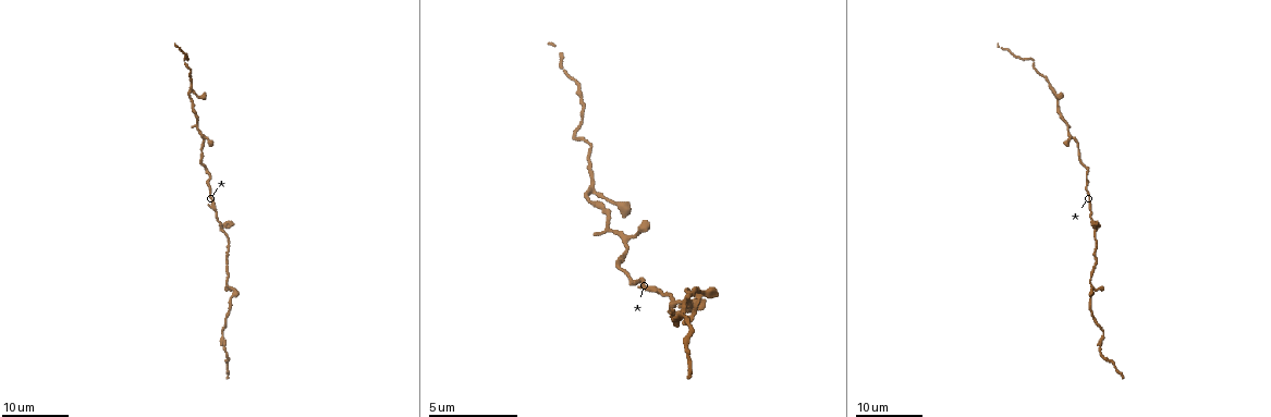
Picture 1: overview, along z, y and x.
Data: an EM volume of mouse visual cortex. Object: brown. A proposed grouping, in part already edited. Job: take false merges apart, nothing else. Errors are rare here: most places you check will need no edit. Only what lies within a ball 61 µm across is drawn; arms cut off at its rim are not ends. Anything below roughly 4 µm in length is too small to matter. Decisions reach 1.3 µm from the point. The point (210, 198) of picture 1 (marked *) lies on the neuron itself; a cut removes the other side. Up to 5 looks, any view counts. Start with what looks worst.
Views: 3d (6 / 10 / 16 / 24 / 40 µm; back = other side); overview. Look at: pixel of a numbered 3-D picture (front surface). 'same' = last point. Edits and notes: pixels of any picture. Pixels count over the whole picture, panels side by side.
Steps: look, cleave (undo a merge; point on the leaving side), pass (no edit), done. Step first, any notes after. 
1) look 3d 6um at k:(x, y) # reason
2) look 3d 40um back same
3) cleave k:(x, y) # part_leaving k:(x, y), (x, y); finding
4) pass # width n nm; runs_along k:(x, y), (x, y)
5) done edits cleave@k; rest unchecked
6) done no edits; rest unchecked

look 3d 16um at 1:(229, 284) # calibre changes

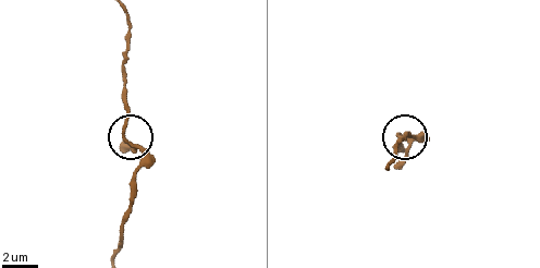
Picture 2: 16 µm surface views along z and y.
look 3d 6um at 2:(132, 143) # zoom in

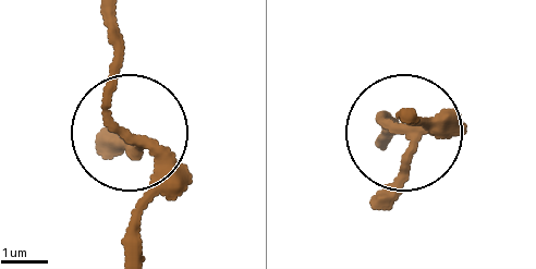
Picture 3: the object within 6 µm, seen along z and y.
pass # arms 3; runs_along 3:(112, 15), (112, 109), (159, 180), (136, 227), (139, 249); continuous, no second neuron

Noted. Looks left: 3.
look 3d 24um at 1:(607, 223) # side arm on a straight run

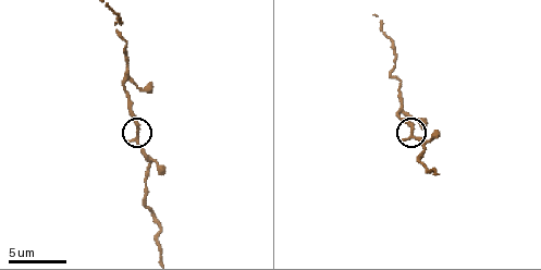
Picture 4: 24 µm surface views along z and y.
look 3d 10um at 4:(137, 132)

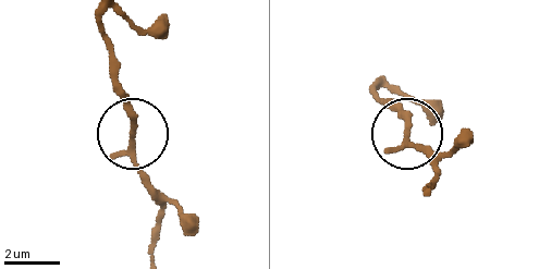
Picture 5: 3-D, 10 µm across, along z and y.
pass # arms 3; runs_along 5:(154, 251), (161, 202), (135, 159), (133, 110), (114, 84); continuous, no second neuron

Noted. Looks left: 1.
done no edits; rest unchecked

